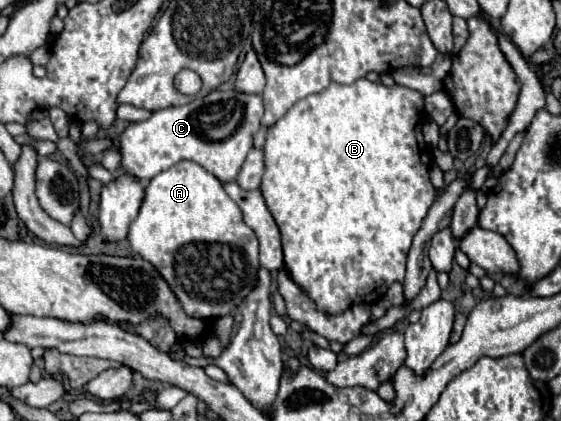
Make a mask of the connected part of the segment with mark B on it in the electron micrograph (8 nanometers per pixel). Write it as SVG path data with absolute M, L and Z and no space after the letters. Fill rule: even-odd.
M358 79L350 85L330 83L322 93L308 95L306 99L298 101L276 125L268 129L266 145L264 145L264 175L262 175L262 197L266 207L270 209L280 233L282 233L282 249L284 249L284 263L290 271L290 277L310 295L318 309L326 313L342 313L354 303L374 303L384 297L392 283L404 283L406 273L406 255L412 245L416 231L420 229L428 209L436 201L436 189L428 179L428 165L430 153L422 139L422 119L424 119L424 95L400 85L384 87L382 83L372 83L368 79Z

